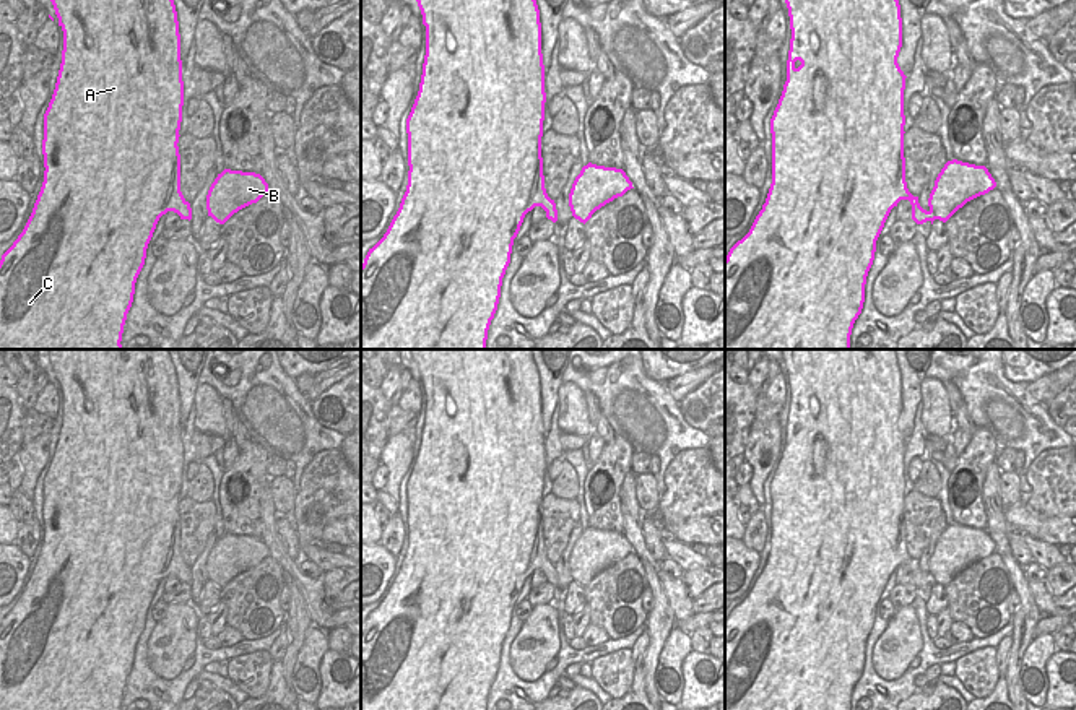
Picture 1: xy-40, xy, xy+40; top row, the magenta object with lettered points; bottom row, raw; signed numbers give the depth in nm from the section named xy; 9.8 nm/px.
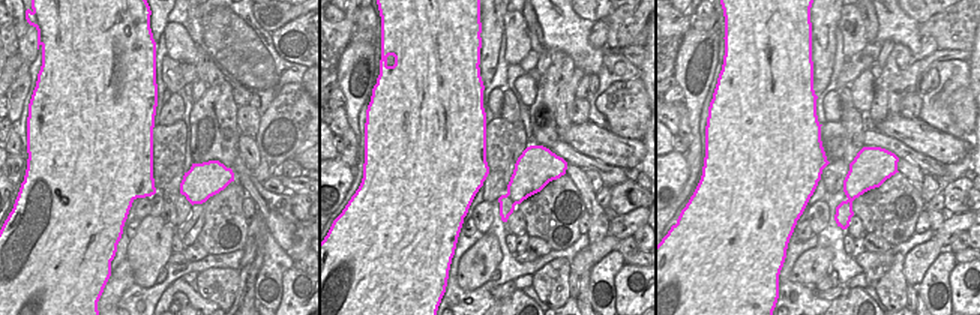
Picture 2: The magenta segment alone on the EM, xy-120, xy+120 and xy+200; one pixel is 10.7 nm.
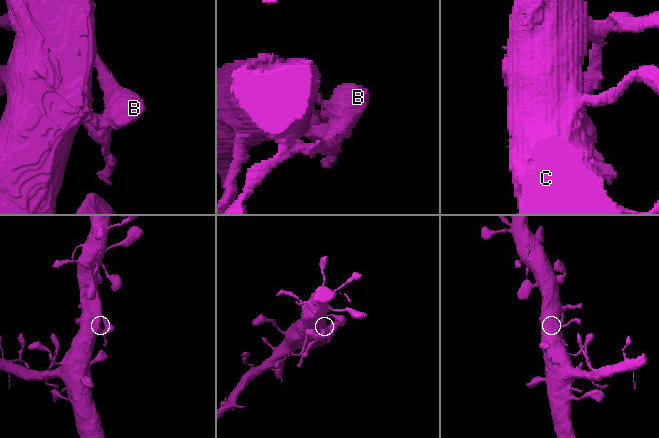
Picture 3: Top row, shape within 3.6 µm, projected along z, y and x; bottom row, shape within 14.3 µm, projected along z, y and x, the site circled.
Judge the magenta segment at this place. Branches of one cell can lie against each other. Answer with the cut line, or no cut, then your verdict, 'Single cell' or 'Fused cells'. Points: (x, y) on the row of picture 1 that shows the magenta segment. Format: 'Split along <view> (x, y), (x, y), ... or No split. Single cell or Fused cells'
No split. Single cell

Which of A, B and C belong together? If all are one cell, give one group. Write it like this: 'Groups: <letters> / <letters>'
Groups: A B C

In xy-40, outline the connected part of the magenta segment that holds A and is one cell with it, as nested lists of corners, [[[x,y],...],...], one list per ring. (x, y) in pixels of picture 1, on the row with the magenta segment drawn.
[[[50,0],[63,31],[62,63],[44,114],[44,182],[33,213],[0,260],[0,349],[122,349],[122,333],[133,302],[135,283],[146,249],[163,214],[174,211],[192,219],[190,203],[180,192],[179,130],[184,106],[180,34],[174,0]]]

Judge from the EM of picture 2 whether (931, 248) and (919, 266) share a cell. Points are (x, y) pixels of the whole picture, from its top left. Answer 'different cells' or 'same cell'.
same cell

